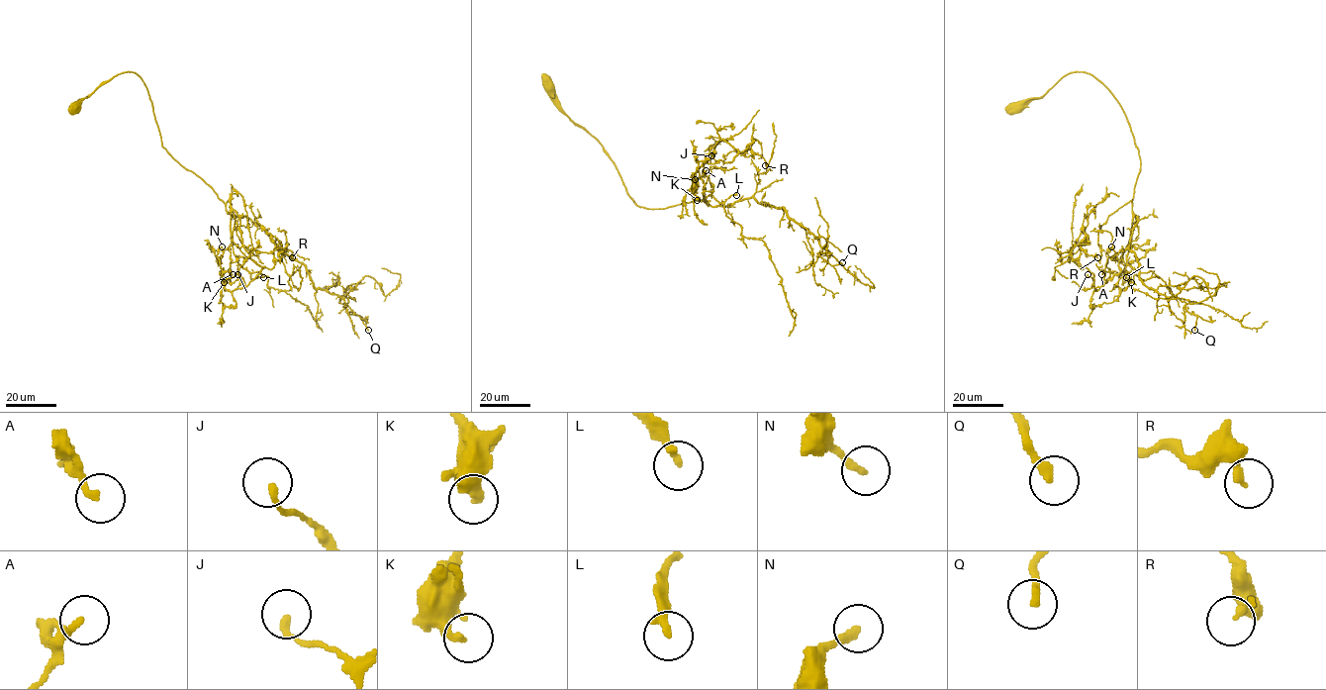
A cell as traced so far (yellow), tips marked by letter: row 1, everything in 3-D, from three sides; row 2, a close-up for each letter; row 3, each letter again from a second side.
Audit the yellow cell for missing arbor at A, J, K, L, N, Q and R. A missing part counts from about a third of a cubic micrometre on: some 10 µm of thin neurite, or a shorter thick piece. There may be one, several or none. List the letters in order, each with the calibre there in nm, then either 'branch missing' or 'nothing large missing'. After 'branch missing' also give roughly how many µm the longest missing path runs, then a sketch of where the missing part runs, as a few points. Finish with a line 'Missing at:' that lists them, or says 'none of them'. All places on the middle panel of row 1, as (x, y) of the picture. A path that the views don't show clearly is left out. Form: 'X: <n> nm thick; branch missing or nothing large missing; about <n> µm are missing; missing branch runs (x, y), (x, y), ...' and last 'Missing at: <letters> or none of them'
A: 200 nm thick; nothing large missing
J: 190 nm thick; nothing large missing
K: 280 nm thick; nothing large missing
L: 280 nm thick; branch missing; about 60 µm are missing
N: 240 nm thick; nothing large missing
Q: 240 nm thick; nothing large missing
R: 240 nm thick; nothing large missing
Missing at: L

